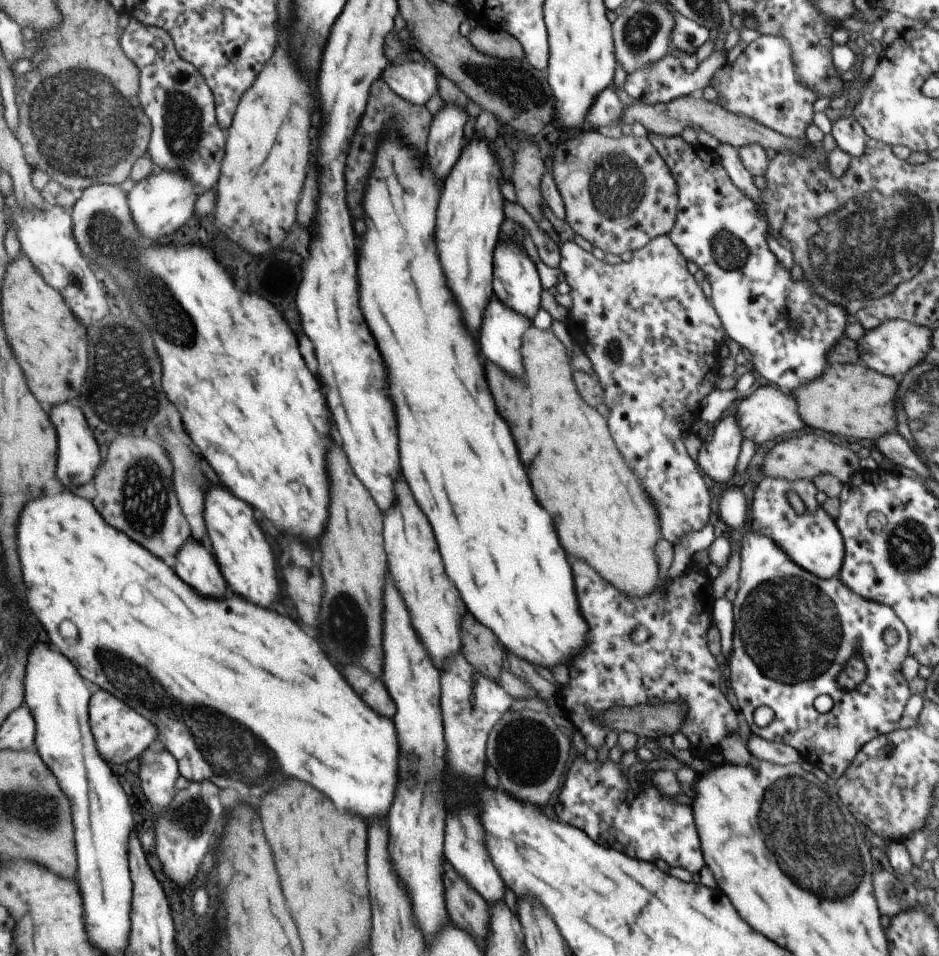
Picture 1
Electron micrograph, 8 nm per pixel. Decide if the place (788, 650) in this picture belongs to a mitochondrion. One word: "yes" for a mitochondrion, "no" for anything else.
yes

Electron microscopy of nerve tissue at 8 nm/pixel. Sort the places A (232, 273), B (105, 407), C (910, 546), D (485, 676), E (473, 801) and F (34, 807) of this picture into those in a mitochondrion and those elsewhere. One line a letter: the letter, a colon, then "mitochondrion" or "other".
A: other
B: mitochondrion
C: mitochondrion
D: other
E: other
F: mitochondrion

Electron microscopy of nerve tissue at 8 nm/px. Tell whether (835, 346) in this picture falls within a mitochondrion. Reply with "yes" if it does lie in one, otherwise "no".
no

